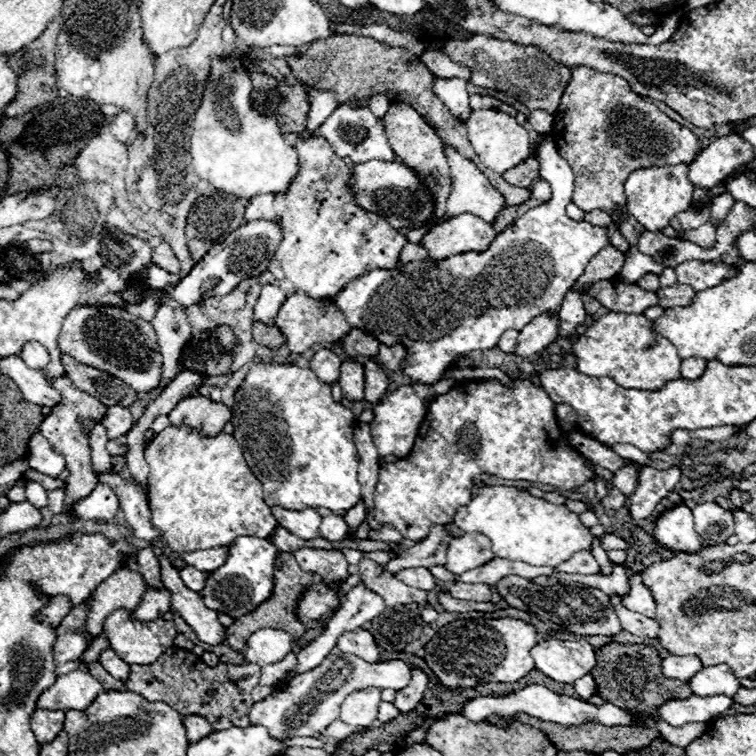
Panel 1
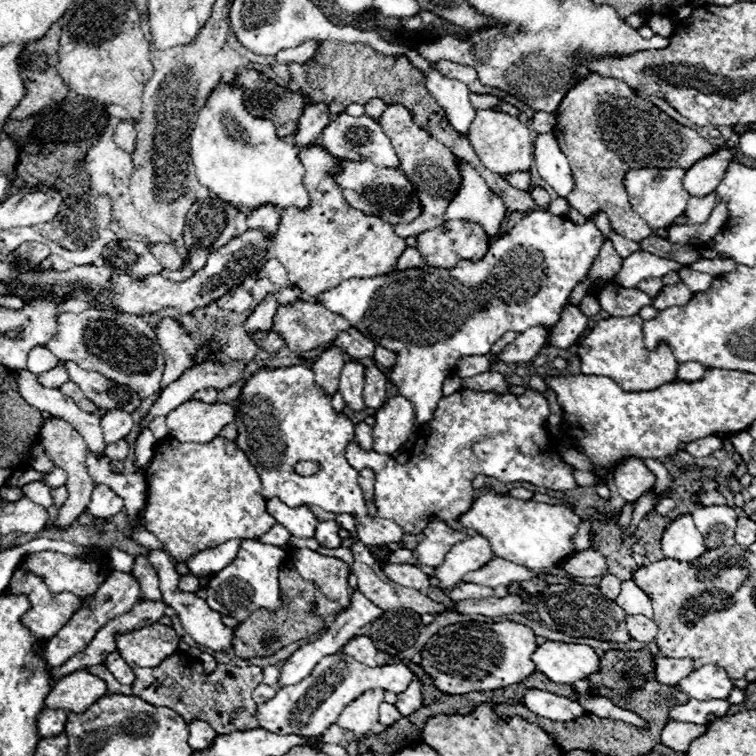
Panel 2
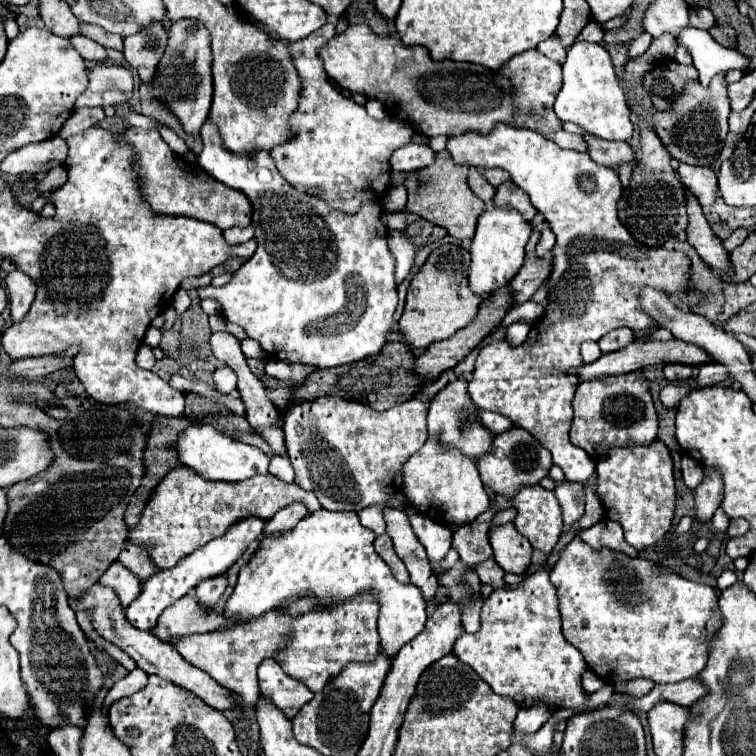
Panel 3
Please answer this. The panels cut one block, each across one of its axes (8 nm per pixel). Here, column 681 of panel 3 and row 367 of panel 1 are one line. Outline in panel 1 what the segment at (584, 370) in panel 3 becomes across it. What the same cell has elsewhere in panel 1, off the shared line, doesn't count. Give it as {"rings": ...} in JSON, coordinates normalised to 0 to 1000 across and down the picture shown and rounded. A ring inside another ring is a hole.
{"rings":[[[452,479],[447,508],[460,529],[479,529],[481,526],[481,487],[479,487],[479,481],[476,479]]]}

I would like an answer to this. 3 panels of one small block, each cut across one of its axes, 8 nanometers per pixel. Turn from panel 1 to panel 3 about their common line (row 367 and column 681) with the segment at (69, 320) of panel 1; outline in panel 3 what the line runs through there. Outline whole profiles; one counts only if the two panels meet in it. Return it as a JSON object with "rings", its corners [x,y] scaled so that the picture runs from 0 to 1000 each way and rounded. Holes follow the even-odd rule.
{"rings":[[[952,95],[942,103],[937,114],[926,111],[923,106],[913,106],[905,119],[892,130],[886,146],[865,146],[860,151],[860,167],[873,180],[878,196],[892,212],[918,220],[942,220],[950,212],[960,185],[963,151],[963,108],[958,103],[958,95]]]}

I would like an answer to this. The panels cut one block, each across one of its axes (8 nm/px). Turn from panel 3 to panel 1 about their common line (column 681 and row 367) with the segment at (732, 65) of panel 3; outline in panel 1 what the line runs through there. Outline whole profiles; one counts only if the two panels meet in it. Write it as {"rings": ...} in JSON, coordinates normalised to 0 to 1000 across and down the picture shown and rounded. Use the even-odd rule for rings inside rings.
{"rings":[[[37,452],[32,455],[32,463],[29,463],[29,476],[40,484],[40,487],[48,487],[48,489],[58,489],[66,479],[66,471],[61,466],[61,460],[56,455],[48,455],[48,452]]]}

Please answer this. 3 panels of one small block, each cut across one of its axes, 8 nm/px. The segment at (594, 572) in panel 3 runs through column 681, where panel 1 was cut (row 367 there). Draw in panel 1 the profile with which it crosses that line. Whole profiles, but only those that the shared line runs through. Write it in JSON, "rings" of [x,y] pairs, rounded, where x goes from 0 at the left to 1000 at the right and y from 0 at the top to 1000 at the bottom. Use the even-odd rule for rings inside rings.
{"rings":[[[804,413],[794,418],[775,442],[765,442],[757,452],[757,468],[762,471],[762,489],[778,497],[807,497],[815,508],[839,516],[873,516],[886,503],[899,500],[902,474],[894,458],[865,442],[865,423],[852,415]]]}

